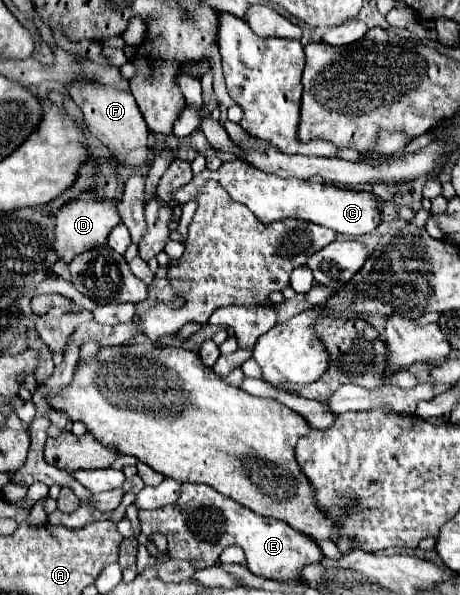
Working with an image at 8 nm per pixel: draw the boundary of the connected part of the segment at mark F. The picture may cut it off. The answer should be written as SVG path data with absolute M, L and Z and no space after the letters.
M78 80L68 84L70 98L82 108L88 132L92 132L102 144L110 148L114 158L126 166L140 166L148 158L148 128L130 92L118 90L116 86L106 86L96 80Z

